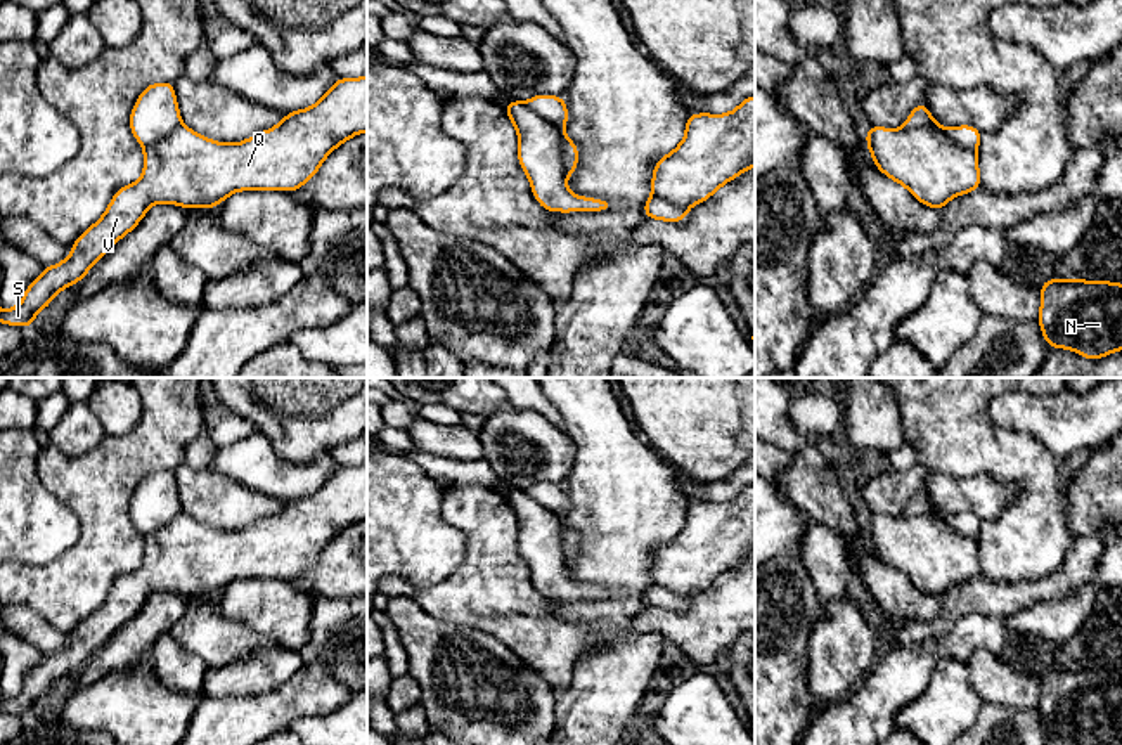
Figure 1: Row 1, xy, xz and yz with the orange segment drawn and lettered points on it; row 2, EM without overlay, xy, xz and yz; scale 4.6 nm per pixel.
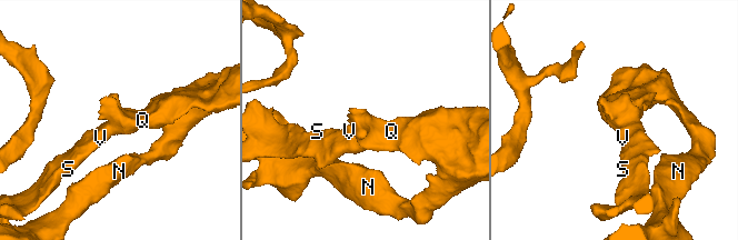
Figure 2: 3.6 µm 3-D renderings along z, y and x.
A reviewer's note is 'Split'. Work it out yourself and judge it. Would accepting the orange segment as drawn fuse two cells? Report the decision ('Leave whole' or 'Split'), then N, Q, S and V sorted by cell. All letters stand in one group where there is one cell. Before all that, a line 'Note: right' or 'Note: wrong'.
Note: right
Split. Groups: N / Q S V

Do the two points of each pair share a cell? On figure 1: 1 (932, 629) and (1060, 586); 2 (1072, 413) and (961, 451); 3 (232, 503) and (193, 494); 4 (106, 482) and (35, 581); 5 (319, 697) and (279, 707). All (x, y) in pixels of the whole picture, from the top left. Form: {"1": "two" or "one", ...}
{"1": "one", "2": "two", "3": "one", "4": "one", "5": "one"}

